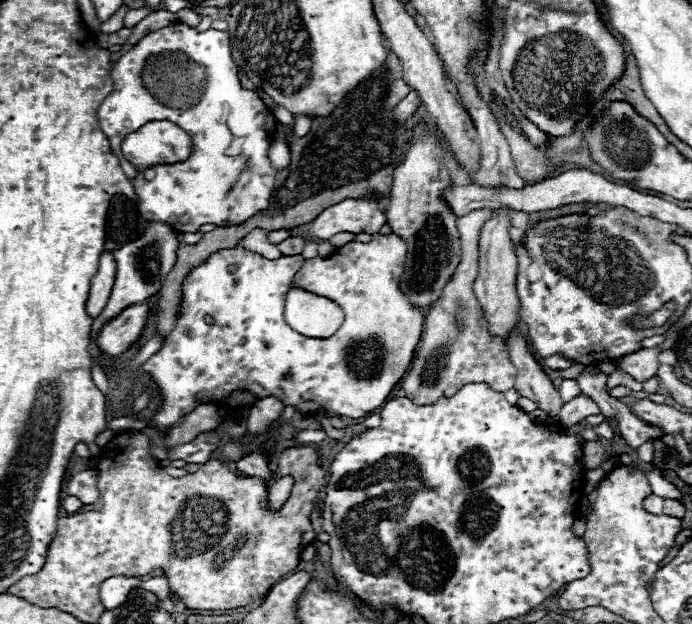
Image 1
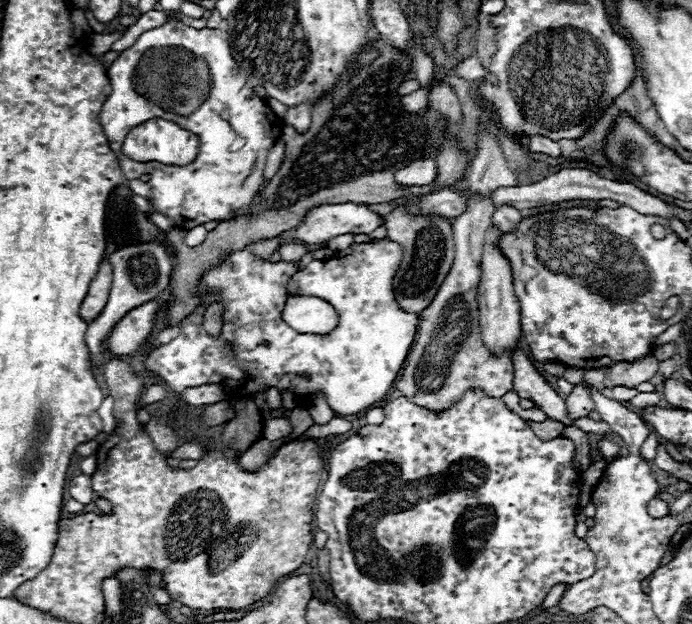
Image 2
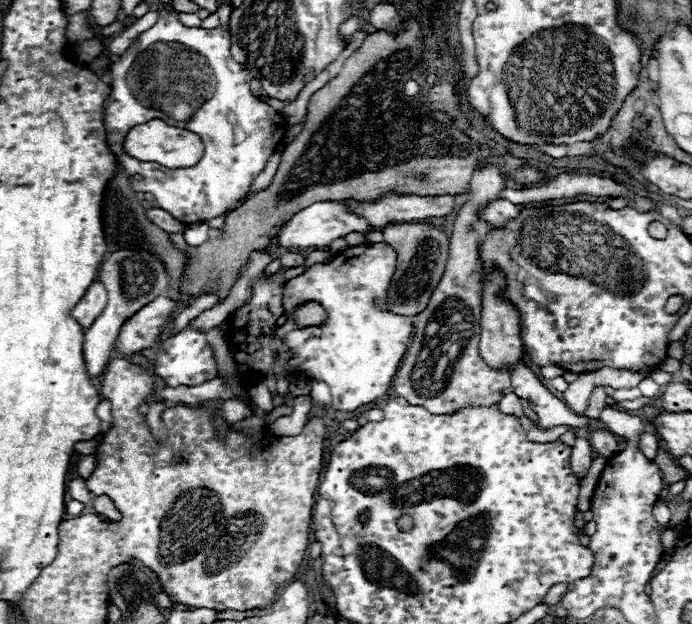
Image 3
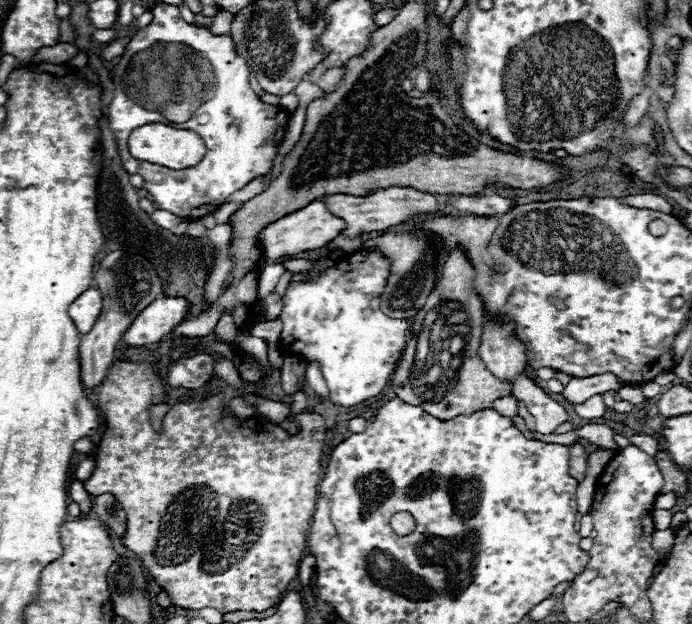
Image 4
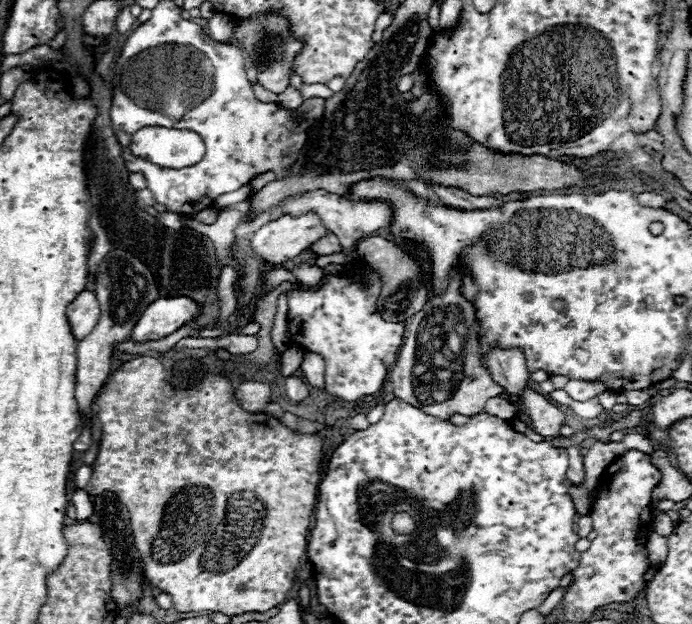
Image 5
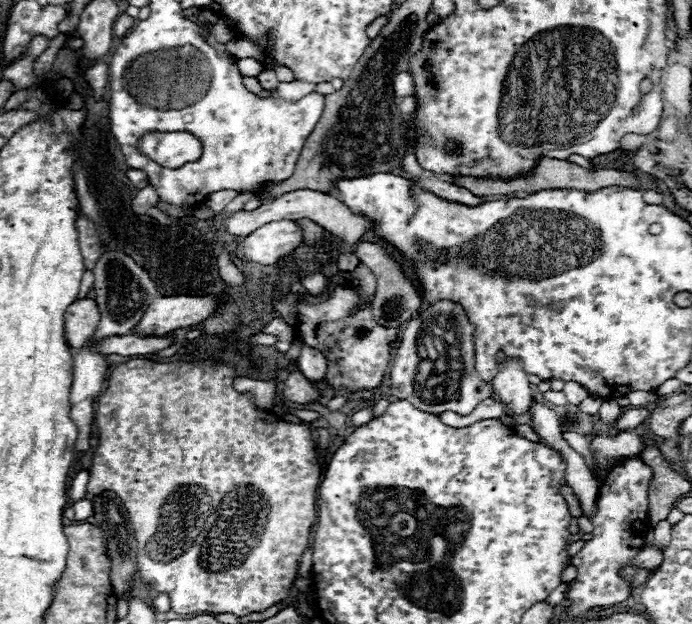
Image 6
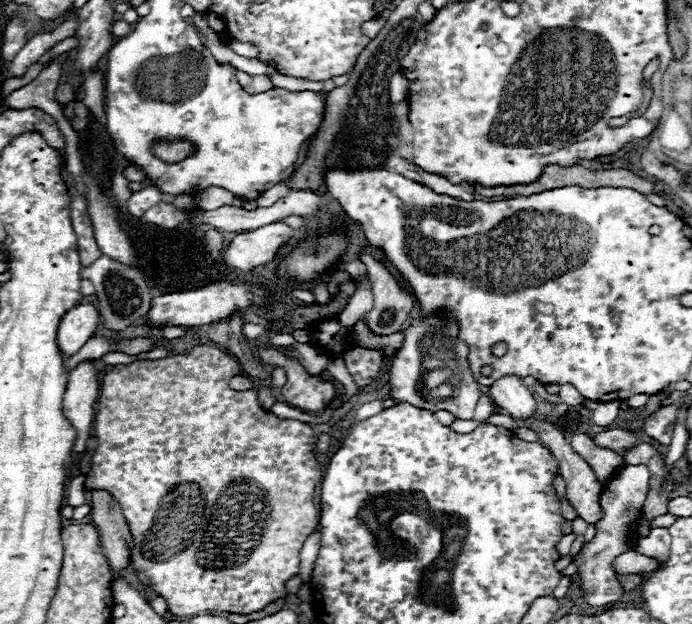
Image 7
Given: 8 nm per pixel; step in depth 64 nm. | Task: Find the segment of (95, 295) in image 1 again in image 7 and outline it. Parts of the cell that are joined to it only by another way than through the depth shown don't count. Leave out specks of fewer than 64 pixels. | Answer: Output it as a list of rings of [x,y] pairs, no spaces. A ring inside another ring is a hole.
[[[92,302],[72,306],[58,328],[58,344],[66,356],[76,354],[90,338],[96,336],[100,326],[100,314]]]

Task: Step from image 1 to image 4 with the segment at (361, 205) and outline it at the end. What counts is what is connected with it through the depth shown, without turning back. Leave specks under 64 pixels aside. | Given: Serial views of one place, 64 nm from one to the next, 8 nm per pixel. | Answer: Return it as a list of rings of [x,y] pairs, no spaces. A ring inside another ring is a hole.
[[[312,202],[306,208],[288,214],[276,222],[272,222],[262,234],[260,234],[260,242],[264,248],[264,256],[272,262],[278,262],[282,258],[290,258],[296,256],[300,252],[308,252],[308,250],[316,250],[322,248],[324,244],[328,244],[330,240],[334,240],[336,236],[340,236],[340,232],[346,228],[346,222],[338,216],[334,216],[332,212],[328,212],[324,202]]]

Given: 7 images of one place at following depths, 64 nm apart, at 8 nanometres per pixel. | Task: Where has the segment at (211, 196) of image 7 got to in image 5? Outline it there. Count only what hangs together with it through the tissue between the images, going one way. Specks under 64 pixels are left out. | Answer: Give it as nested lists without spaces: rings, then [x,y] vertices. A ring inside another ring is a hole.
[[[248,184],[248,186],[242,186],[240,190],[234,190],[234,192],[228,192],[228,194],[220,196],[214,206],[216,206],[216,208],[222,208],[222,206],[230,206],[230,204],[242,202],[242,200],[246,200],[246,198],[250,196],[250,192],[252,192],[252,186],[250,186],[250,184]]]

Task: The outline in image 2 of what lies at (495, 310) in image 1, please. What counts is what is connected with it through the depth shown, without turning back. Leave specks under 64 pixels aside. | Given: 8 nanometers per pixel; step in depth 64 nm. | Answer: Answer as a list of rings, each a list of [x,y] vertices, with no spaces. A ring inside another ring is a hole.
[[[488,226],[484,234],[484,246],[482,246],[482,276],[478,282],[478,308],[480,308],[480,326],[484,344],[494,354],[500,354],[502,350],[512,350],[520,340],[520,302],[514,296],[512,286],[512,266],[510,260],[502,254],[498,248],[498,240],[502,236],[502,230],[498,226]]]

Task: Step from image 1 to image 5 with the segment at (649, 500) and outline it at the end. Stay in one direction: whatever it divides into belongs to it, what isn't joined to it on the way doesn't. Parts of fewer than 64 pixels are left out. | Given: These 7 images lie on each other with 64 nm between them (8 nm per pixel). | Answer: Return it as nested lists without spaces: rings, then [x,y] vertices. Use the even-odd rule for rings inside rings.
[[[660,514],[656,520],[654,520],[654,532],[664,532],[664,536],[670,536],[672,534],[672,520],[668,514]]]

